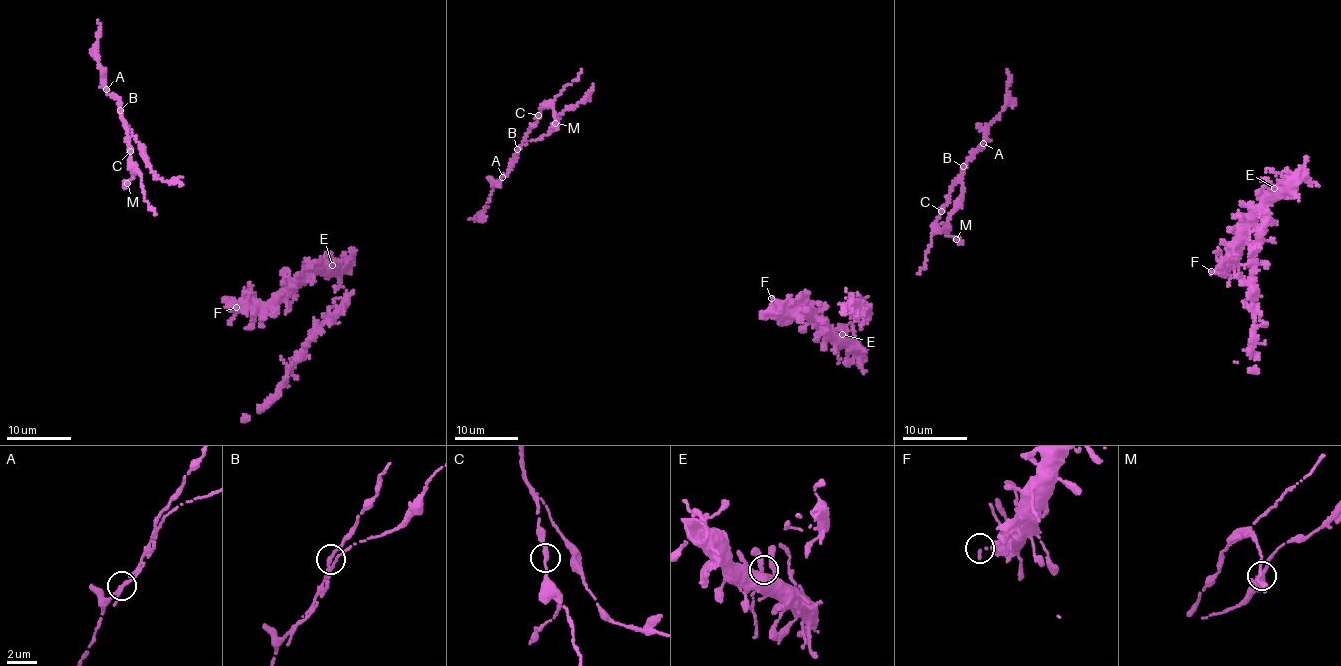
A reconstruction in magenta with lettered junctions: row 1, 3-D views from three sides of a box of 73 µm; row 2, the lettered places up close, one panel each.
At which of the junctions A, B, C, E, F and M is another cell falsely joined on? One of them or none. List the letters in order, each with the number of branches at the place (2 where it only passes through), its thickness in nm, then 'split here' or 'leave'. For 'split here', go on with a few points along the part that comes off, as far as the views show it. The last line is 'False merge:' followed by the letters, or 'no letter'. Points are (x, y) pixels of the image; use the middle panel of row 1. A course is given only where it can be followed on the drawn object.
A: branches 3; calibre 220 nm; leave
B: branches 3; calibre 220 nm; leave
C: branches 2; calibre 280 nm; leave
E: branches 2; calibre 360 nm; leave
F: branches 1; calibre 280 nm; leave
M: branches 2; calibre 240 nm; leave
False merge: no letter

